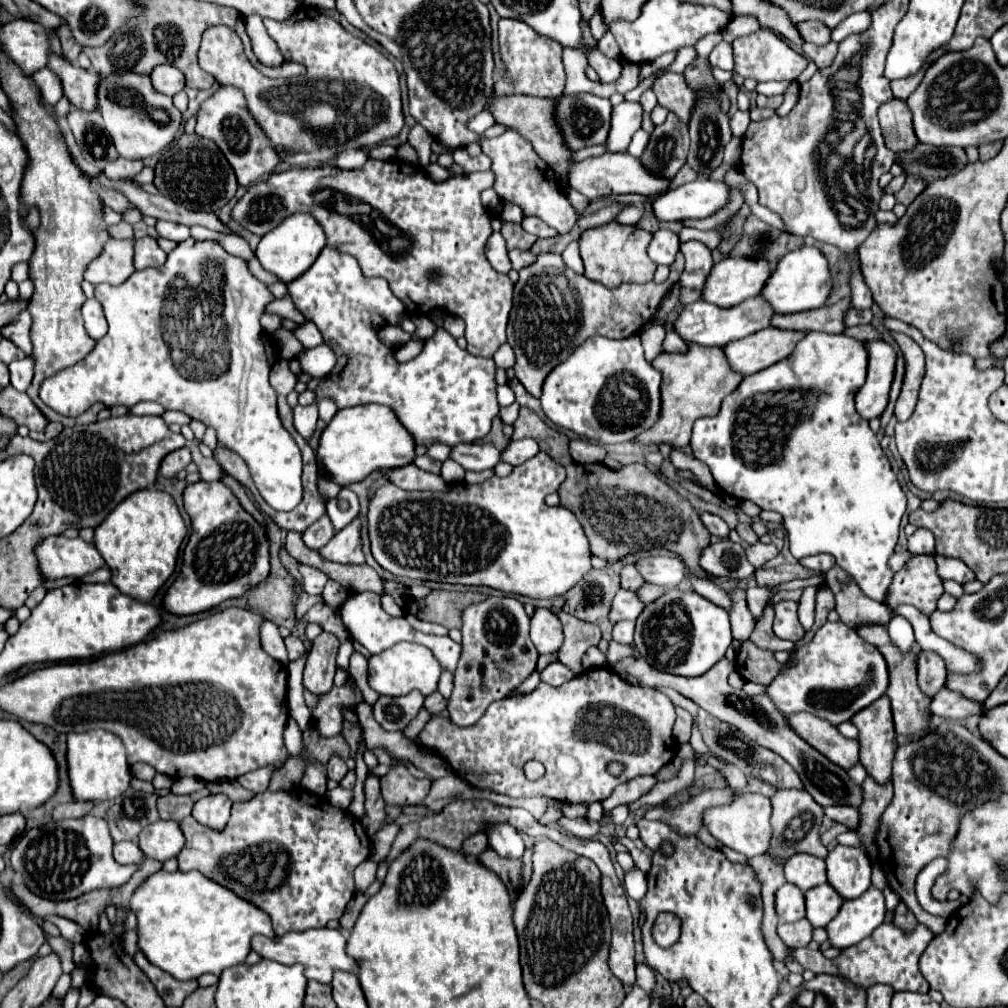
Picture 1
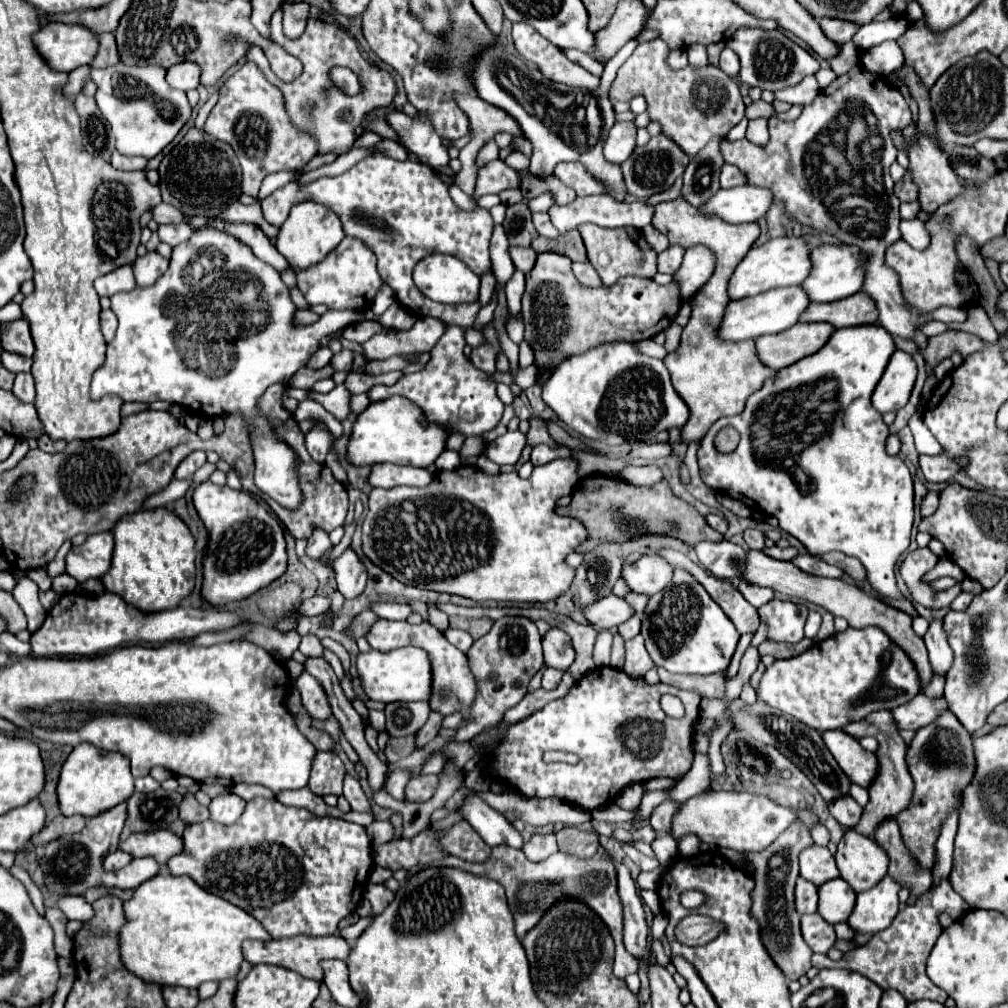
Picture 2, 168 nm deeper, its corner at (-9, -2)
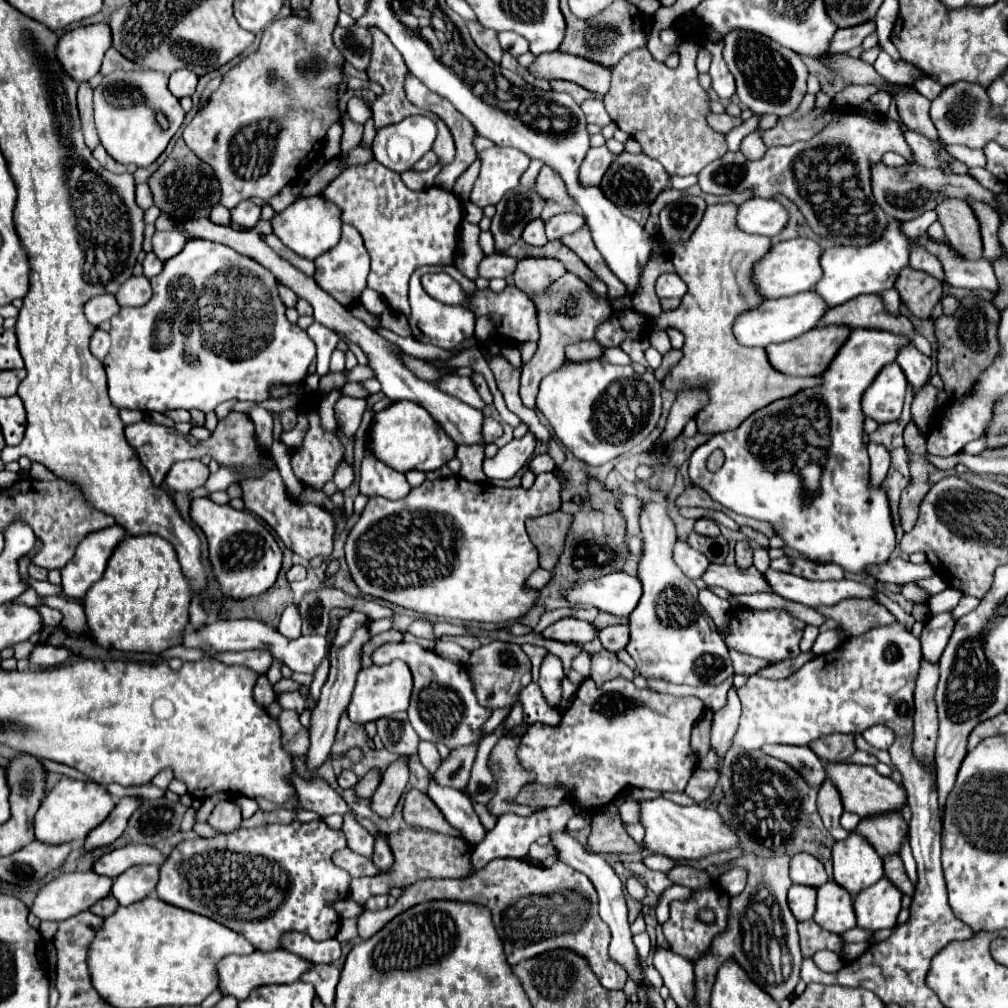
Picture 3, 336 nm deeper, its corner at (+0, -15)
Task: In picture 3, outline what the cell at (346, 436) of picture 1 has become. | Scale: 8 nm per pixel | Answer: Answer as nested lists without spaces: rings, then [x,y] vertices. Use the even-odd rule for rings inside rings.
[[[397,401],[375,413],[369,433],[369,451],[395,471],[435,471],[455,457],[455,443],[445,435],[439,423],[417,403]]]

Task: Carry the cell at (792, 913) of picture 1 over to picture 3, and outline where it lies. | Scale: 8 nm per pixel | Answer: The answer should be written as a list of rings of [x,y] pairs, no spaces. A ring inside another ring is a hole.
[[[791,885],[789,889],[789,909],[797,921],[811,919],[815,913],[815,889],[805,885]]]

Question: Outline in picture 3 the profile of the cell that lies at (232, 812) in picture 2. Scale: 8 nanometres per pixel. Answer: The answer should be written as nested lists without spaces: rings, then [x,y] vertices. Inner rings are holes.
[[[219,801],[211,811],[207,823],[219,833],[231,833],[241,827],[241,809],[233,801]]]

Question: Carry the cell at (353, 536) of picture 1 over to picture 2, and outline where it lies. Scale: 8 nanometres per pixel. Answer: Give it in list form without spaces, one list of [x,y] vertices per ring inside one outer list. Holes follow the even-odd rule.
[[[346,548],[340,554],[340,558],[332,560],[330,564],[336,572],[336,584],[344,598],[356,598],[364,592],[368,572],[364,570],[360,558],[350,548]]]

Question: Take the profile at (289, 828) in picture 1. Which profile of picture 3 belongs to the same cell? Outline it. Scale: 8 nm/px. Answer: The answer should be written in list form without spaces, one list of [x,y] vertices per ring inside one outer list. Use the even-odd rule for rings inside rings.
[[[321,819],[311,823],[275,823],[253,829],[237,829],[235,833],[217,837],[195,837],[181,841],[159,869],[157,895],[181,909],[205,915],[247,937],[259,951],[281,949],[281,939],[287,933],[305,933],[315,941],[333,939],[339,931],[339,915],[333,905],[349,897],[351,875],[333,863],[333,855],[347,847],[341,831],[329,829]]]

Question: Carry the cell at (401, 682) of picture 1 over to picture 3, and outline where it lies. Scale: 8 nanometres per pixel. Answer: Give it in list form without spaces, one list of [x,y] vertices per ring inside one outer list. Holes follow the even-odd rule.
[[[393,661],[381,667],[371,665],[367,669],[361,669],[357,673],[357,683],[351,695],[351,703],[347,707],[349,719],[355,723],[367,723],[367,721],[377,721],[381,717],[389,717],[397,711],[407,711],[411,689],[413,689],[413,677],[407,663]]]

